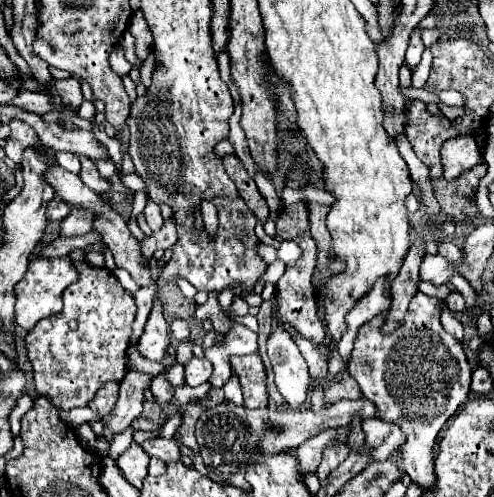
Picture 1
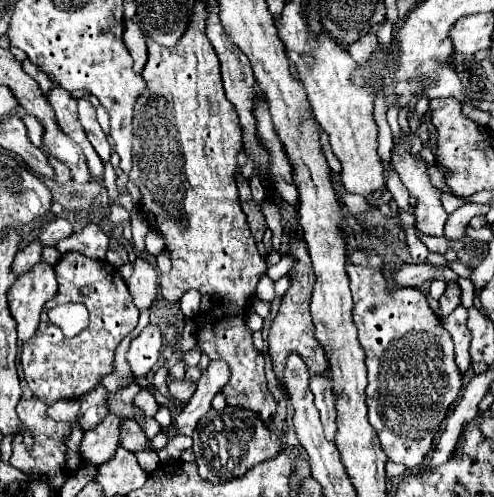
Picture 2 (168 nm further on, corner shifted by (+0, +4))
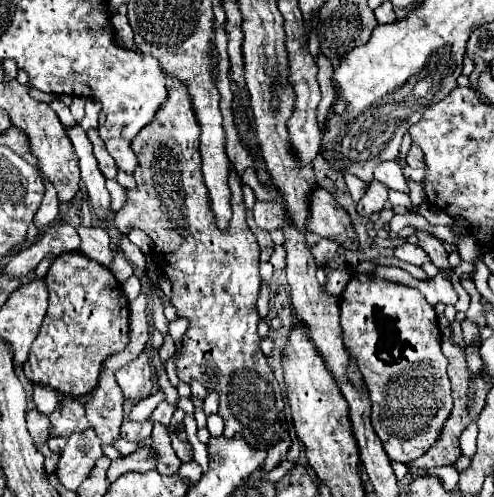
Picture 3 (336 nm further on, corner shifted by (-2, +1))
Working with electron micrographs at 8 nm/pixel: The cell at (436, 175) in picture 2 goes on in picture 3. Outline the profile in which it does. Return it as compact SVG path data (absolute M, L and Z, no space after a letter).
M412 144L407 154L406 162L413 169L425 166L424 154L417 145Z

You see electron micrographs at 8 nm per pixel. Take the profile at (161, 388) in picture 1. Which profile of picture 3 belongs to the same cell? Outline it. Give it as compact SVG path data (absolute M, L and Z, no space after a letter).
M125 420L123 426L121 426L121 432L119 432L119 438L125 438L129 442L139 442L147 436L151 436L151 424L149 420L143 420L143 422L131 422L131 420Z

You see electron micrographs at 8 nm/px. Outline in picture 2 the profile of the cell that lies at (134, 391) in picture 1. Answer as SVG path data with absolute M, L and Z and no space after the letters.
M107 413L97 427L85 431L85 437L79 447L85 465L101 465L103 461L109 461L109 457L113 457L113 453L121 445L121 425L123 417Z

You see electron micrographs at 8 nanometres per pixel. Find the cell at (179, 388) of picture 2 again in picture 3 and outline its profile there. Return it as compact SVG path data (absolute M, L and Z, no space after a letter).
M163 400L163 402L161 402L161 404L151 412L151 416L149 416L147 420L149 420L149 422L153 422L153 424L157 424L157 422L159 422L159 424L163 424L163 426L167 428L167 426L171 424L173 410L175 410L175 408L173 408L173 406L169 406L169 404Z

